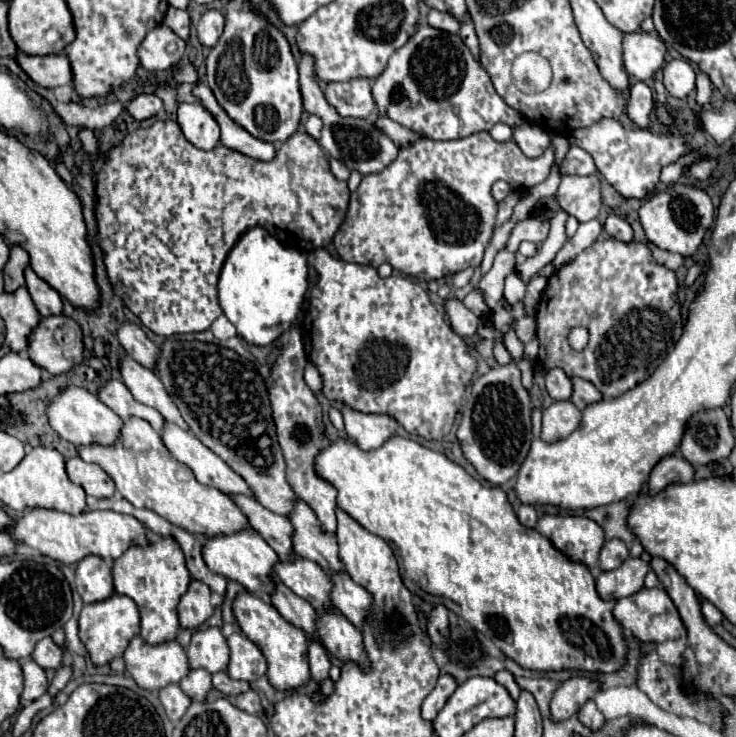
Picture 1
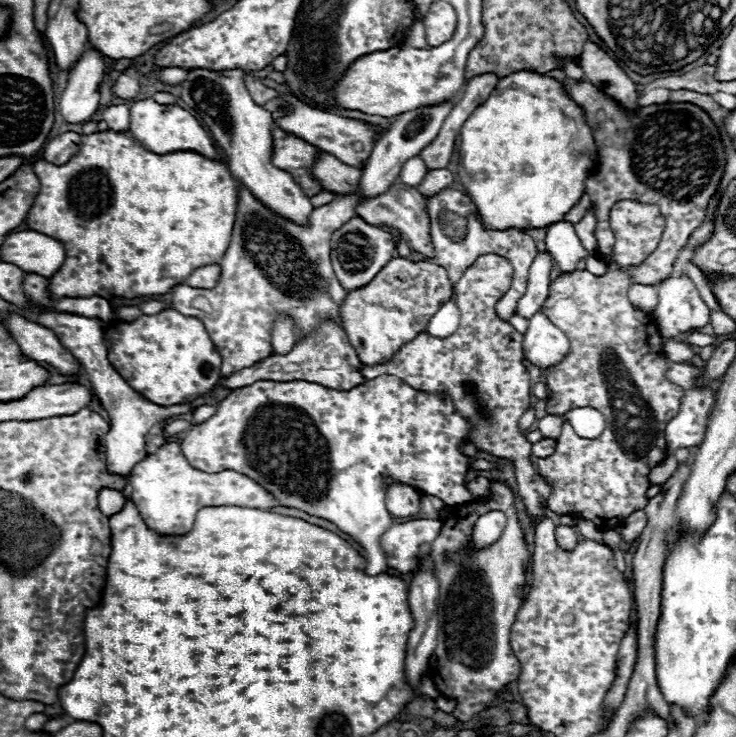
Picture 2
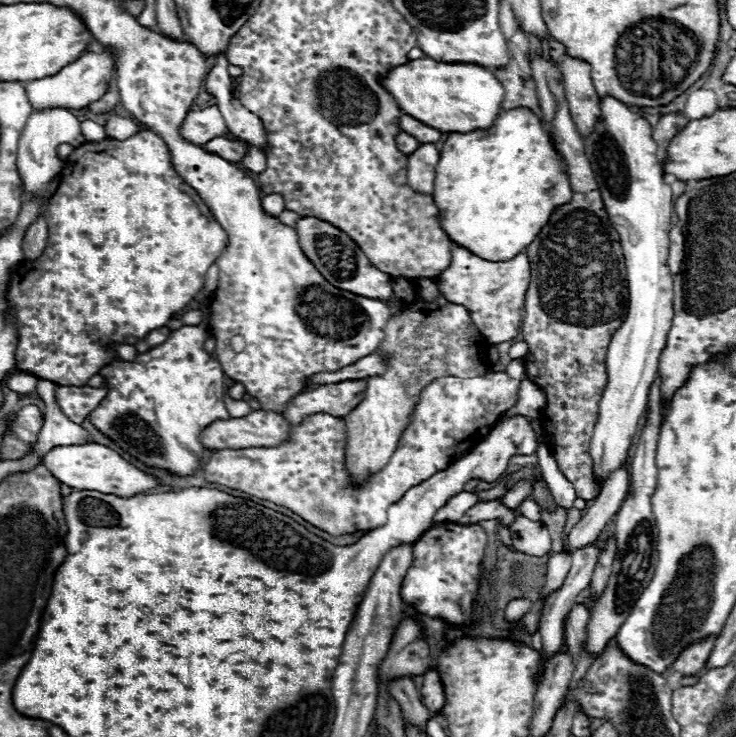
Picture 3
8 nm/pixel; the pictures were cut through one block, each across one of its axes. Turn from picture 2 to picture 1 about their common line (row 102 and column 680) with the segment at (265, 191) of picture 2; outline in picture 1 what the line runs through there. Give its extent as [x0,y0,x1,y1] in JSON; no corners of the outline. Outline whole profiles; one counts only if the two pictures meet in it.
[640,184,714,258]

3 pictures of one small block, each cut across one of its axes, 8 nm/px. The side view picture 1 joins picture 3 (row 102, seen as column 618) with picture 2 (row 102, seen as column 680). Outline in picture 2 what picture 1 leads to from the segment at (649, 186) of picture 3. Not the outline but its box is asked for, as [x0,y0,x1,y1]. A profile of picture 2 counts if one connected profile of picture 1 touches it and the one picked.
[578,42,640,110]

